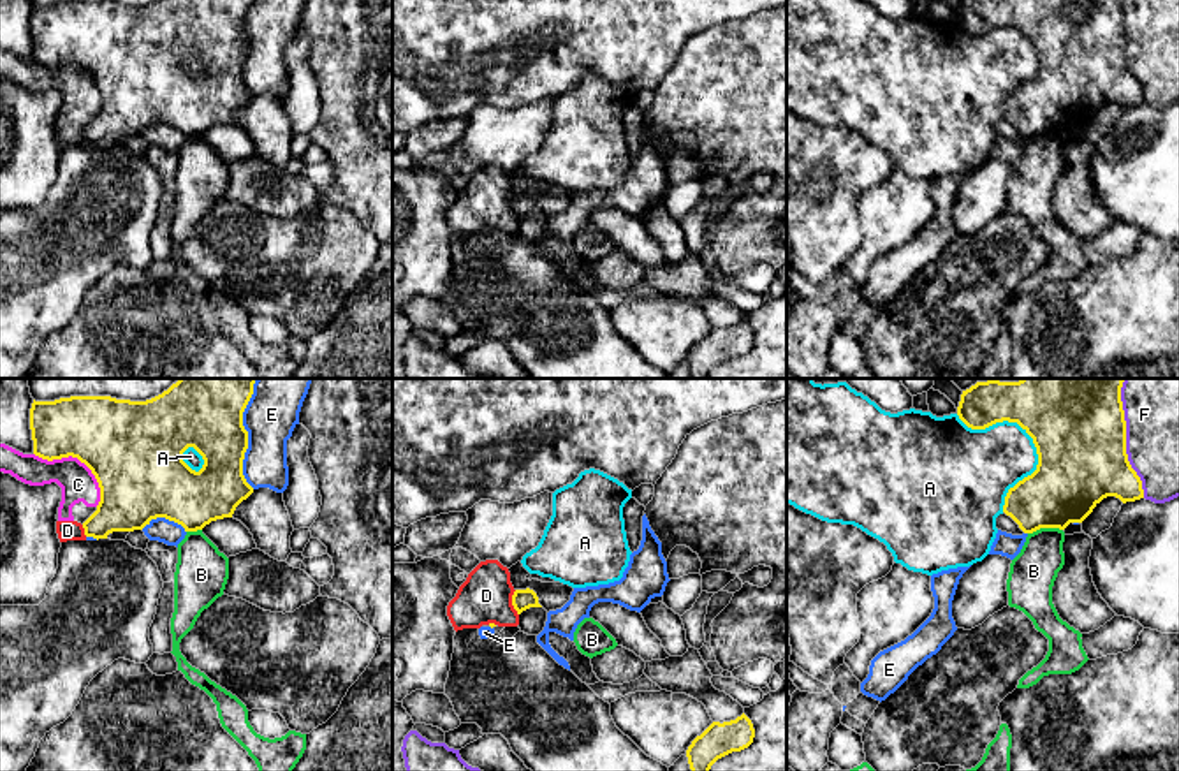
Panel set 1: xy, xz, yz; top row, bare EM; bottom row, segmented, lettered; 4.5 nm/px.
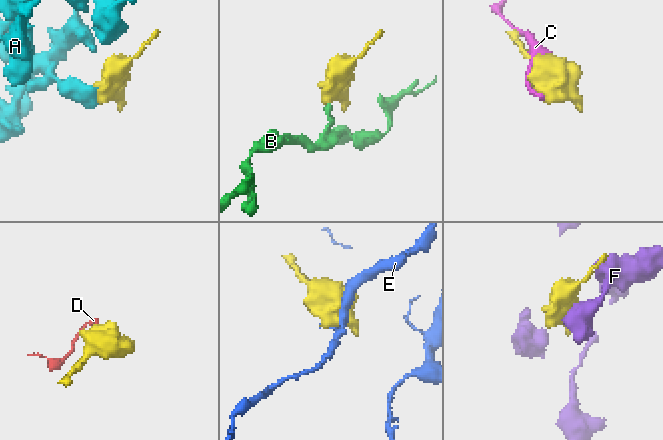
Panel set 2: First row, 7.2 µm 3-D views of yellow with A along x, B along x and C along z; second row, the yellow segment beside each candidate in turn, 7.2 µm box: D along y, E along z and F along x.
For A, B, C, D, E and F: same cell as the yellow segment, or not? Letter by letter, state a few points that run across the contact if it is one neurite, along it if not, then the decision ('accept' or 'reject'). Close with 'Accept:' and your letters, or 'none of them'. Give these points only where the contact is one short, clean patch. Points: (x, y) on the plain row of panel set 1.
A: reject
B: yz (1061, 134), (1037, 134), (1028, 139) | reject
C: reject
D: xz (514, 196), (512, 213), (518, 220) | reject
E: reject
F: reject
Accept: none of them

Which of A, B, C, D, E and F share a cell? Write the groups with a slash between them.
A / B / C D / E / F

